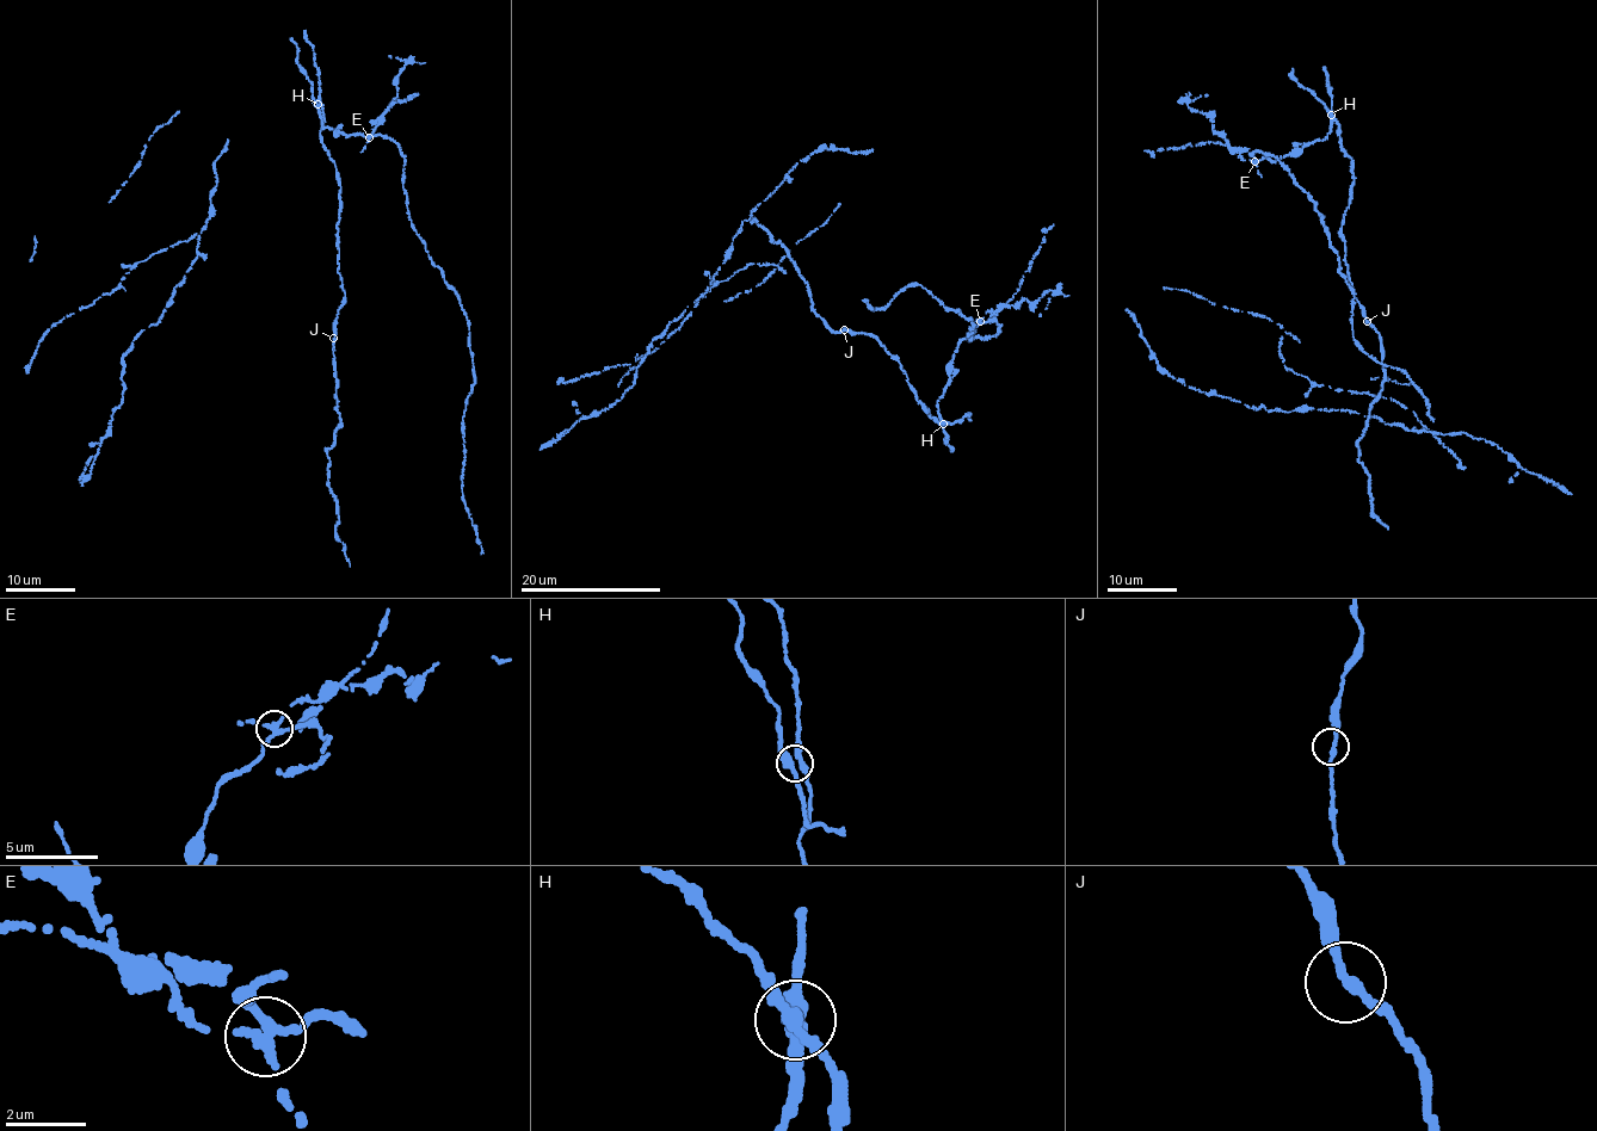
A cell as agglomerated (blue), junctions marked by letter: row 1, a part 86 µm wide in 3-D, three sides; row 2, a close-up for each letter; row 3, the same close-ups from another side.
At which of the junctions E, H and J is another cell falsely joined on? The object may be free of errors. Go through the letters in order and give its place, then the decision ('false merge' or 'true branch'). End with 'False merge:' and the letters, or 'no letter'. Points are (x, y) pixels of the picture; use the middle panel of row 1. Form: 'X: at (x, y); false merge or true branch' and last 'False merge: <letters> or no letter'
E: at (980, 321); false merge
H: at (943, 424); true branch
J: at (844, 329); true branch
False merge: E

